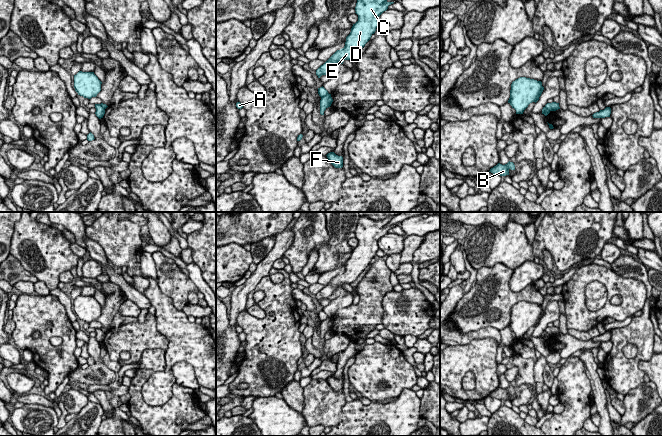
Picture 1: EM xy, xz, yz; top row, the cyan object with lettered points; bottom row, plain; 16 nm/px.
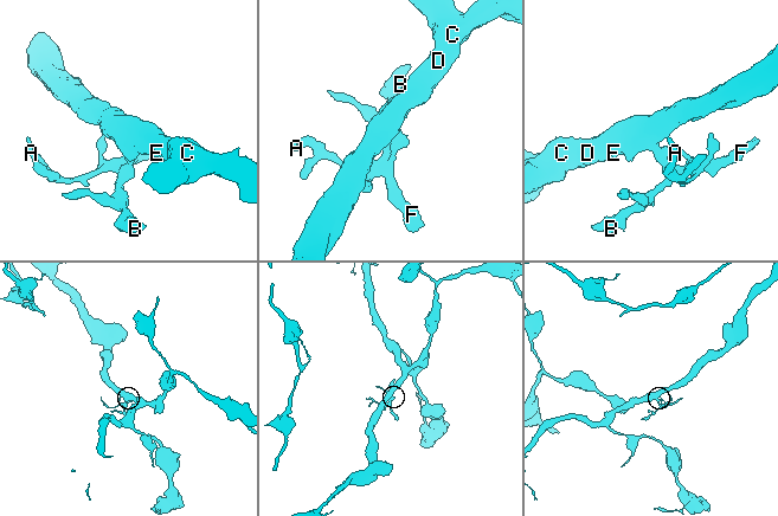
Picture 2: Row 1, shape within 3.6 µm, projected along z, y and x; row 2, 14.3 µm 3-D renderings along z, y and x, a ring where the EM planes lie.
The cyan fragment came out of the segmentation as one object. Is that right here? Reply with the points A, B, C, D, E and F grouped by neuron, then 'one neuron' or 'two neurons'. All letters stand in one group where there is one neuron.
A B F / C D E | two neurons

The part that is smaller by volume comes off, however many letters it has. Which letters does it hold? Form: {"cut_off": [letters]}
{"cut_off": ["A", "B", "F"]}

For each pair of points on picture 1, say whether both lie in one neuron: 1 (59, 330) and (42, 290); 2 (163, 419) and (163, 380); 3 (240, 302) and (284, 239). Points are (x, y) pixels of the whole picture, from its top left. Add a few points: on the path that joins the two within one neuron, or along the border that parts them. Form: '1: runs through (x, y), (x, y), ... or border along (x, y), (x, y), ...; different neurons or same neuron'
1: border along (49, 293), (38, 295); different neurons
2: border along (174, 383), (163, 404), (143, 400); different neurons
3: runs through (248, 286), (273, 255); same neuron

